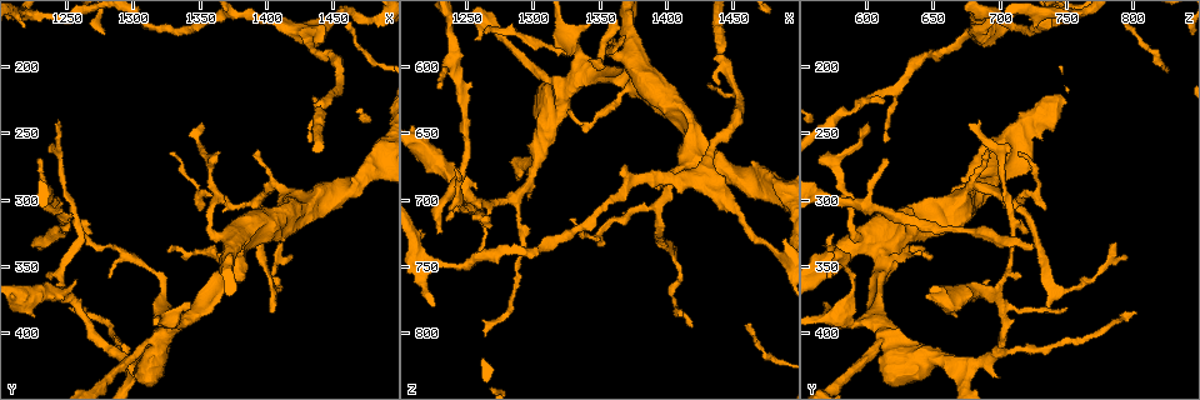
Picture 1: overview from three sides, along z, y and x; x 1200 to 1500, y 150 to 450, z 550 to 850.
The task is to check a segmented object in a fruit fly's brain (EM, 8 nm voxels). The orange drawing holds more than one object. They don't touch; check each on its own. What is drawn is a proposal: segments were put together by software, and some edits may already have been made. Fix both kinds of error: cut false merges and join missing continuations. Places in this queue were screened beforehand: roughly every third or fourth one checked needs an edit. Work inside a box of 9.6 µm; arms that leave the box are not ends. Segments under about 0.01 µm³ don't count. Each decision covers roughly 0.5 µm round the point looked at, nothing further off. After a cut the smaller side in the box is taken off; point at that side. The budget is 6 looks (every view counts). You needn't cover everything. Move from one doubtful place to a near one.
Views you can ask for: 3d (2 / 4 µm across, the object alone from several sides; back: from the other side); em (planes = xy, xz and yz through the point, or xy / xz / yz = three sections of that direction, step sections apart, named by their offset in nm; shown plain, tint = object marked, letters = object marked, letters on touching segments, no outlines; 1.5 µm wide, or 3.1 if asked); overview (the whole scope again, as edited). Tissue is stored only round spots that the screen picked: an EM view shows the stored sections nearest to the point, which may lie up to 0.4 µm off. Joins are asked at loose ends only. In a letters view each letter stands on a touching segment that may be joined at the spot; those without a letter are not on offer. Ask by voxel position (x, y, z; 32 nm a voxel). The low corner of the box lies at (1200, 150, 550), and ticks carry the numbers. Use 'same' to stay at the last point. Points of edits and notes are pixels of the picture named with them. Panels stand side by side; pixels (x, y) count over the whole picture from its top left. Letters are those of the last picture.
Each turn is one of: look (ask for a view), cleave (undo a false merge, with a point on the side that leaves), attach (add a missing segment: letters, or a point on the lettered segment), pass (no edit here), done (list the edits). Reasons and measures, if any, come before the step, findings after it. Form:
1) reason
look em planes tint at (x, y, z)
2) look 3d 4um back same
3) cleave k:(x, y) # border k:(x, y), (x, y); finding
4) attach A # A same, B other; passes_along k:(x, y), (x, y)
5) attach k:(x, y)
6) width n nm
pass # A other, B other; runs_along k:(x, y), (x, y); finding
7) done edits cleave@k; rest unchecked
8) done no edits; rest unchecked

branch stops here
look em xy step 4 tint at (1232, 336, 724)

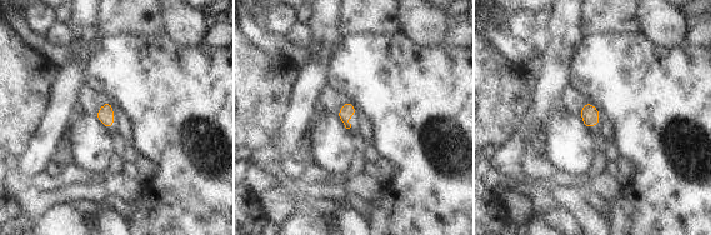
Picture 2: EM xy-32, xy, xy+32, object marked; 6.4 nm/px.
what lies round it
look em xy step 4 letters same

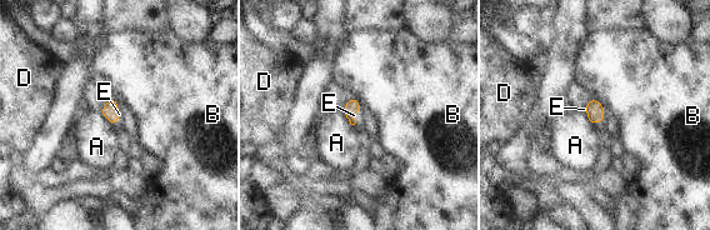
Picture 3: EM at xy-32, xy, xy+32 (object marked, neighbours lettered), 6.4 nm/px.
longest_contact E 120 nm
attach E # A other, B other, D other, E same; passes_along 3:(353, 106), (351, 116), (358, 126); it goes on there

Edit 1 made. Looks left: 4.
redraw
look overview

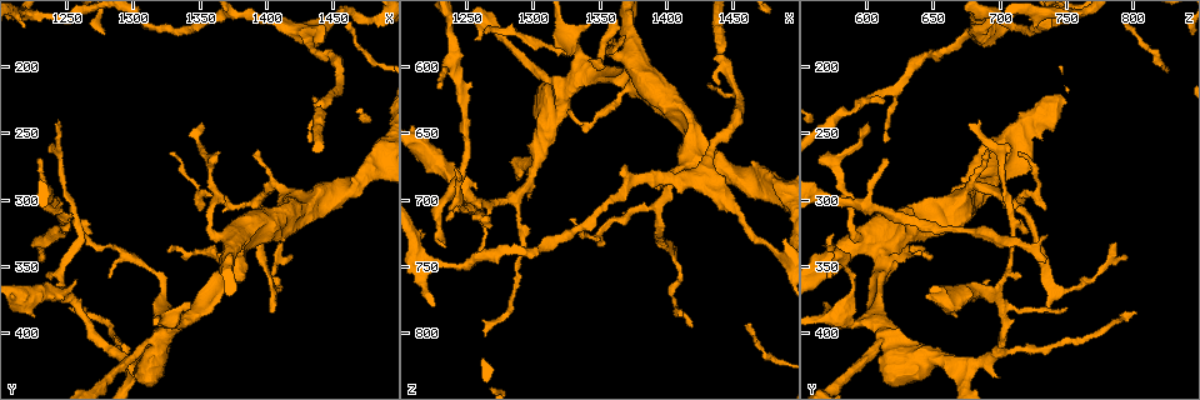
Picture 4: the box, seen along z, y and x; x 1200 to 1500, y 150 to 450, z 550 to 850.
thin end
look 3d 4um at (1250, 382, 750)

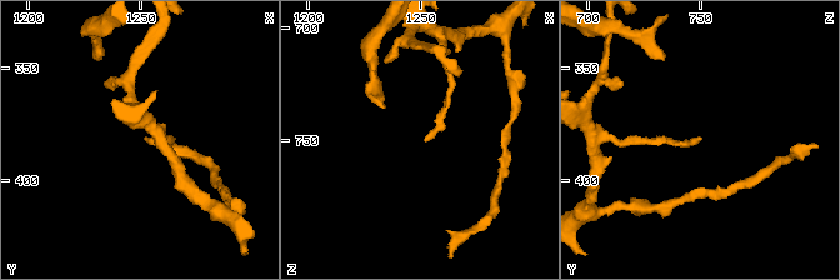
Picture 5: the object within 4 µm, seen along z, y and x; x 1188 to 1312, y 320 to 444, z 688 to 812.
look em xz step 8 tint at (1252, 381, 750)

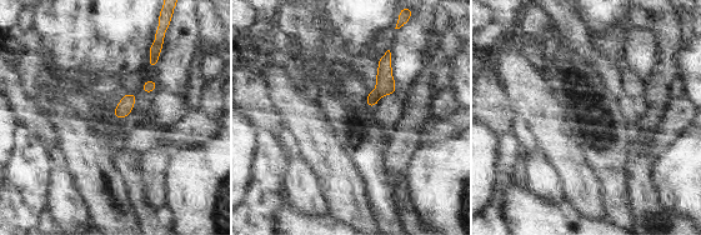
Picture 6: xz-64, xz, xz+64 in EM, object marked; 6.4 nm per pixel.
look em planes letters same

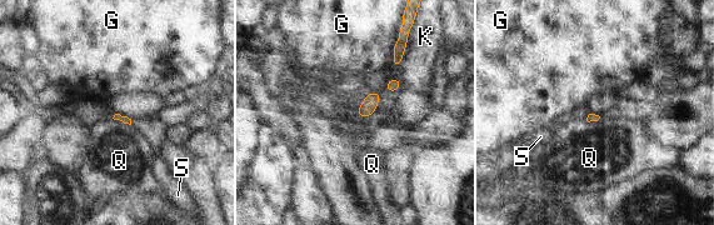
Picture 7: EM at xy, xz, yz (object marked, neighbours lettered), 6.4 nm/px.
pass # G other, K other, Q other, S other; border 7:(370, 93), (358, 109), (359, 118); none of them fits

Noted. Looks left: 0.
done edits attach@3; rest unchecked

